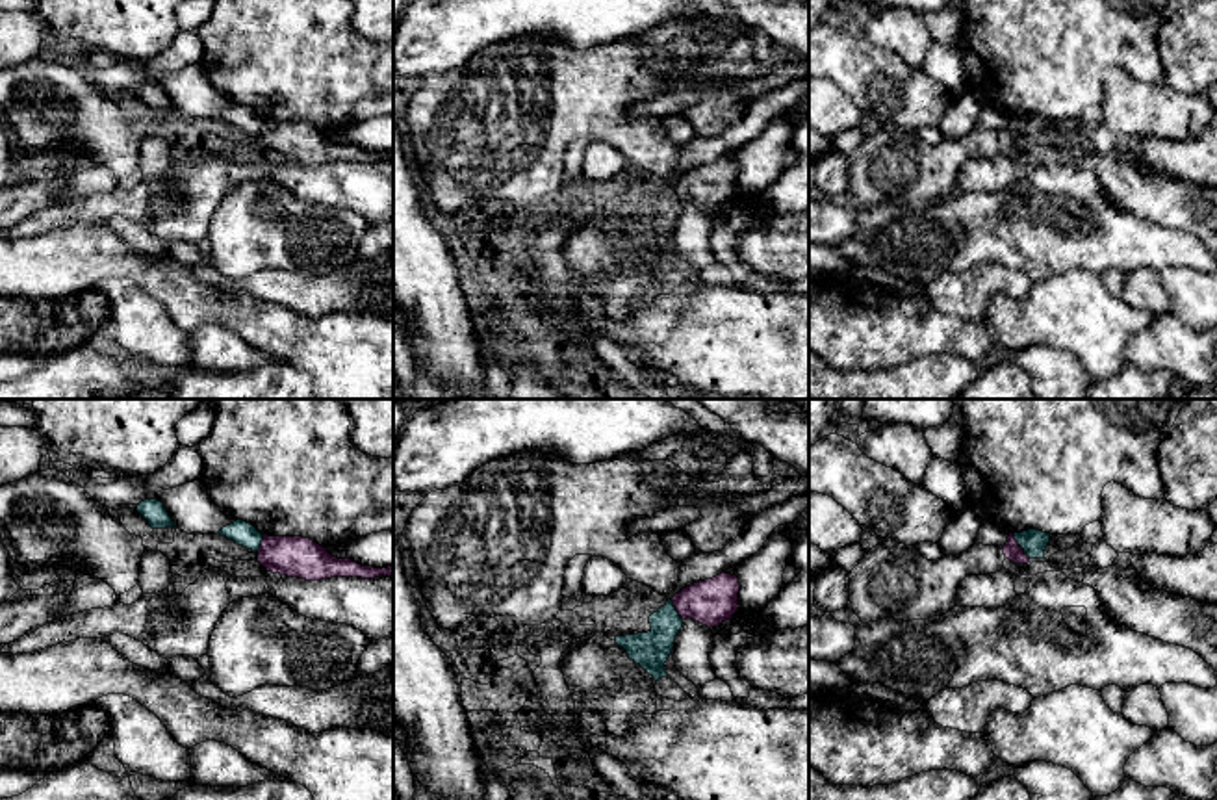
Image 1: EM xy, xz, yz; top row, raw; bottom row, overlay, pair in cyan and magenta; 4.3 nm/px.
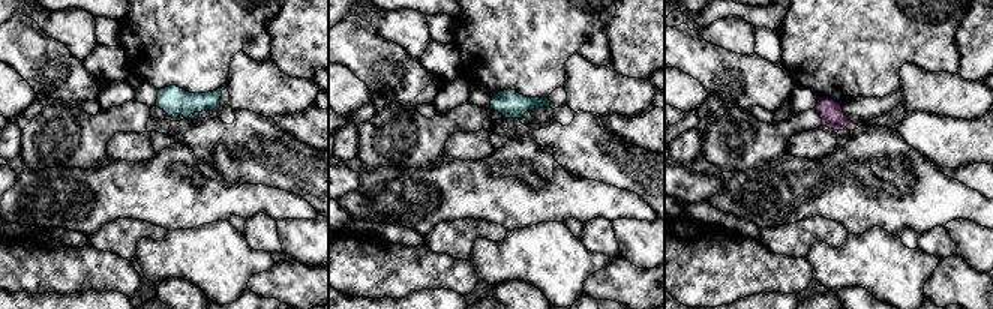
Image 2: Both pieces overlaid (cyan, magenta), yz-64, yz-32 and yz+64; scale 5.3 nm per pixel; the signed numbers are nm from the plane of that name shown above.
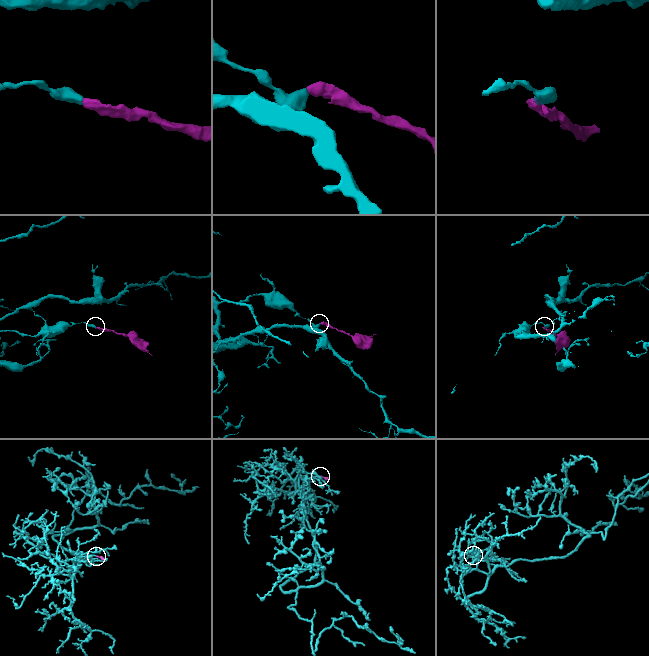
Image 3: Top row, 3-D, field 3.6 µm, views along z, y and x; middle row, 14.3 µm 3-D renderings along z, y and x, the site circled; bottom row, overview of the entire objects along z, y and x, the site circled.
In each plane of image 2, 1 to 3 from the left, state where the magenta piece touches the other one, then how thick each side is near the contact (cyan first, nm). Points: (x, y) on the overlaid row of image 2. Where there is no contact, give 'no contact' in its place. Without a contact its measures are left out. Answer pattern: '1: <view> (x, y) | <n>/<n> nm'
1: no contact
2: no contact
3: no contact

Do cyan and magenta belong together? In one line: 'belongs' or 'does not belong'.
belongs

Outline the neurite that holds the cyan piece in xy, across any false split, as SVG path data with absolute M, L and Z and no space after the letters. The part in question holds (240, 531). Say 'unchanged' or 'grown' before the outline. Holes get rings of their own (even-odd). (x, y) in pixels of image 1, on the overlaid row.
grown | M236 520L217 535L258 553L258 562L273 574L321 581L330 577L362 577L375 579L380 575L393 577L393 566L373 568L362 566L351 559L332 557L327 548L302 536L269 536L254 525Z

